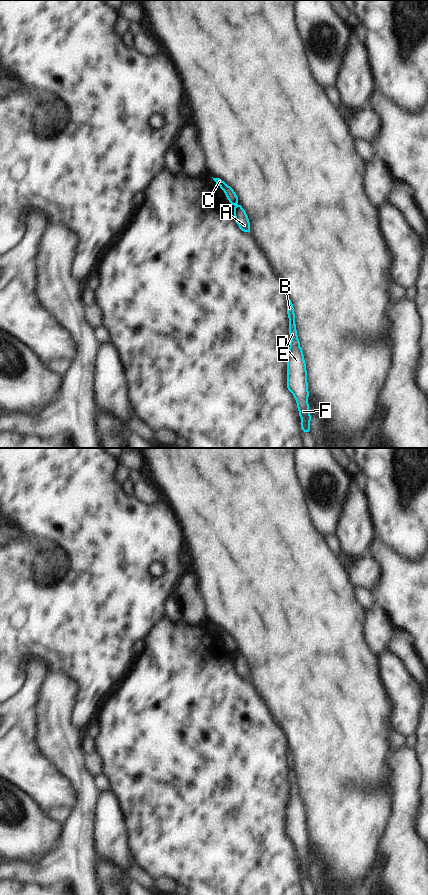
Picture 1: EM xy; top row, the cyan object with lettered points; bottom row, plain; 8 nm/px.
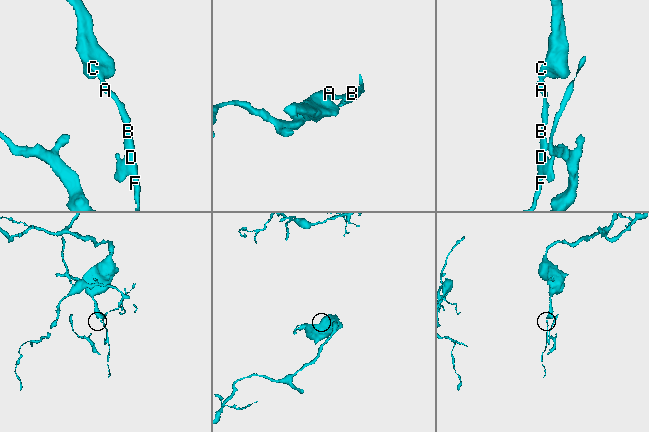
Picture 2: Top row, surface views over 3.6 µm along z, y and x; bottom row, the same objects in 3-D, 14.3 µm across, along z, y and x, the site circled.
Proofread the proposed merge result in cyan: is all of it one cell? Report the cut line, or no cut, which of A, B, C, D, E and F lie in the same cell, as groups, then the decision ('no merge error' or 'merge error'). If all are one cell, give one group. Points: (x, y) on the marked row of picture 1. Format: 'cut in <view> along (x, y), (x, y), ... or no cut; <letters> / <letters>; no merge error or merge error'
cut in xy along (237, 204), (234, 205); A B D E F / C; merge error

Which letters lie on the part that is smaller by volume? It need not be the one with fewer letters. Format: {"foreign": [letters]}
{"foreign": ["A", "B", "D", "E", "F"]}

